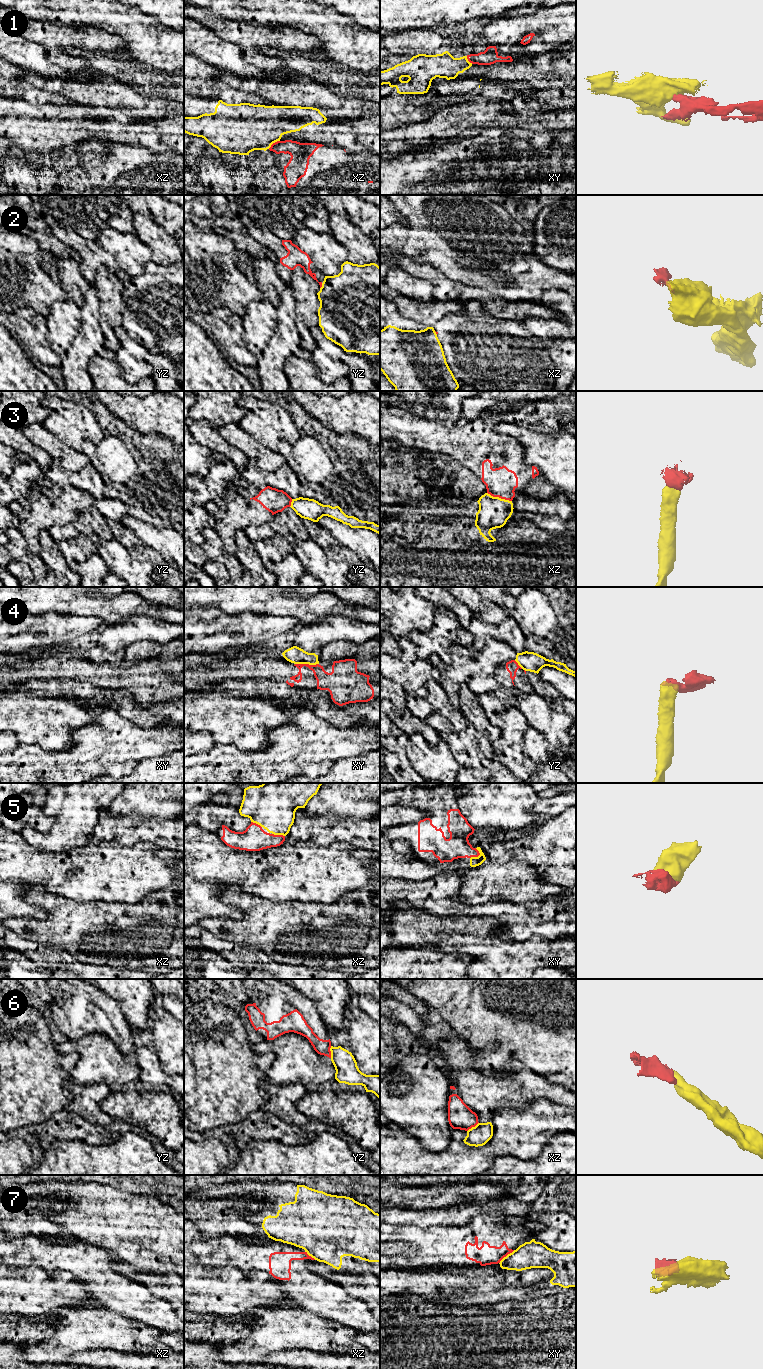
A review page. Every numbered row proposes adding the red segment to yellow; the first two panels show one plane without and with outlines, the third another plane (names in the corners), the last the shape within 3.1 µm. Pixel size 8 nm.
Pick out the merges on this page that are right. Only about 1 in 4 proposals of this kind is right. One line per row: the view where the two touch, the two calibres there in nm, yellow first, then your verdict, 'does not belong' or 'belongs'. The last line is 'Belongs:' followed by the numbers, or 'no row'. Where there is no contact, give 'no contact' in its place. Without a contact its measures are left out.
1: meets yellow in xz; 380 nm thick on the yellow side, 170 nm on the other; does not belong
2: meets yellow in yz; 480 nm thick on the yellow side, 110 nm on the other; does not belong
3: meets yellow in xz; 240 nm thick on the yellow side, 240 nm on the other; belongs
4: meets yellow in xy; 140 nm thick on the yellow side, 150 nm on the other; does not belong
5: meets yellow in xy; 80 nm thick on the yellow side, 190 nm on the other; belongs
6: meets yellow in yz; 190 nm thick on the yellow side, 120 nm on the other; belongs
7: meets yellow in xy; 220 nm thick on the yellow side, 160 nm on the other; does not belong
Belongs: 3, 5, 6

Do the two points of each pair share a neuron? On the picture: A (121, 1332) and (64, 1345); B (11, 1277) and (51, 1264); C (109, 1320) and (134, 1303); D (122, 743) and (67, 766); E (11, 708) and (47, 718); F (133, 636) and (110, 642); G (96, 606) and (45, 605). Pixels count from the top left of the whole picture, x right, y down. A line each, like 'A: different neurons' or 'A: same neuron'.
A: same neuron
B: same neuron
C: different neurons
D: same neuron
E: same neuron
F: same neuron
G: same neuron

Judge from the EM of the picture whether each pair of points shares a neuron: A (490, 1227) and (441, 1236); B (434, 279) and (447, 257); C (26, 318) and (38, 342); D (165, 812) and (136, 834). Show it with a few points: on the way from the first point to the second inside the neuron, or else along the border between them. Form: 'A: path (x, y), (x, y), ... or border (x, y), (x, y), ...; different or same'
A: path (478, 1227), (473, 1228), (467, 1233), (453, 1236); same
B: border (417, 262), (429, 263), (446, 276); different
C: path (29, 324), (33, 336); same
D: border (135, 816), (173, 818); different

